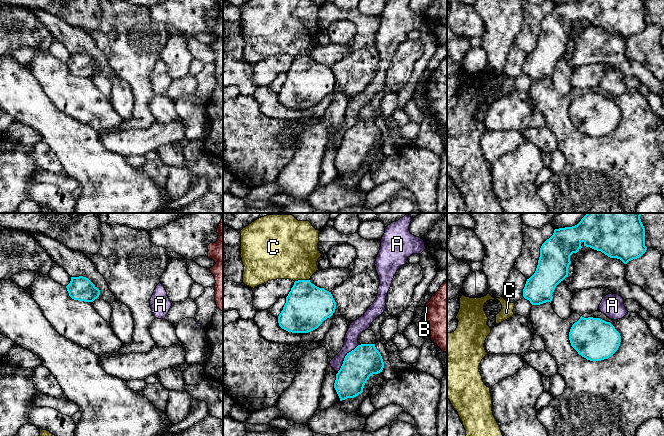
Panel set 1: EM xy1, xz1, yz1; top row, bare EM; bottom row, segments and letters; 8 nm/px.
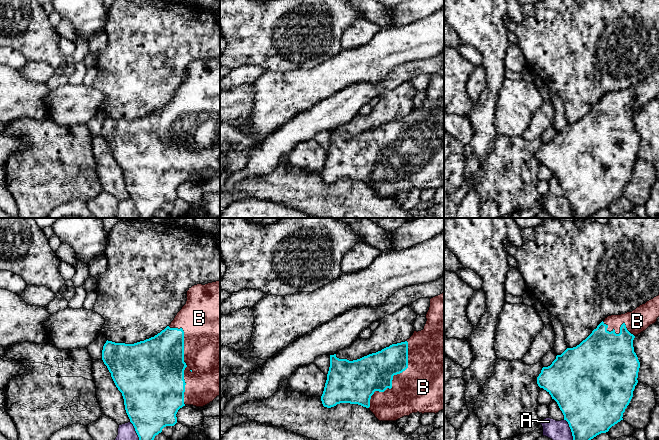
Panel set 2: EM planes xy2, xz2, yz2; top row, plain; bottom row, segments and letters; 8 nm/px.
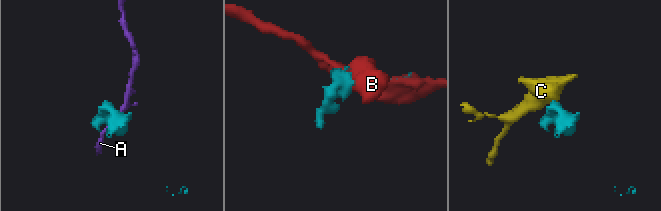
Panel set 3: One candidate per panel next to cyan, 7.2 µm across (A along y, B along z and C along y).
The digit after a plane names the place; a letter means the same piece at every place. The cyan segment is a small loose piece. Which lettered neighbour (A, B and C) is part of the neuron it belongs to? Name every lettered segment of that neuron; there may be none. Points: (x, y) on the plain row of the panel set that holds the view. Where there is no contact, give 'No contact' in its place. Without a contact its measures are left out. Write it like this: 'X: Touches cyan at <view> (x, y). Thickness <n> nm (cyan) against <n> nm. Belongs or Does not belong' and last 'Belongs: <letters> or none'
A: Touches cyan at xz1 (344, 134). Thickness 260 nm (cyan) against 110 nm. Does not belong
B: Touches cyan at xy2 (183, 136). Thickness 480 nm (cyan) against 460 nm. Belongs
C: Touches cyan at xz1 (302, 56). Thickness 360 nm (cyan) against 440 nm. Does not belong
Belongs: B

